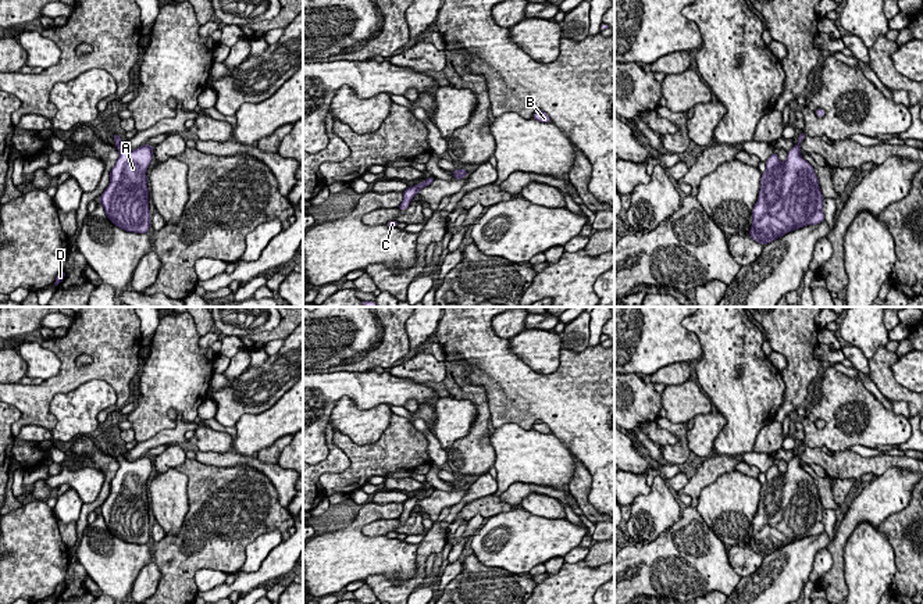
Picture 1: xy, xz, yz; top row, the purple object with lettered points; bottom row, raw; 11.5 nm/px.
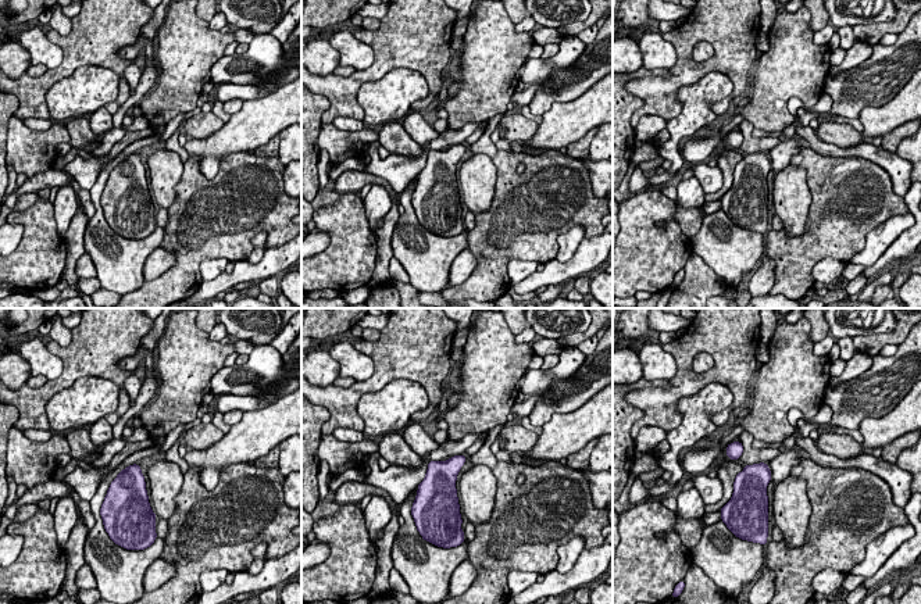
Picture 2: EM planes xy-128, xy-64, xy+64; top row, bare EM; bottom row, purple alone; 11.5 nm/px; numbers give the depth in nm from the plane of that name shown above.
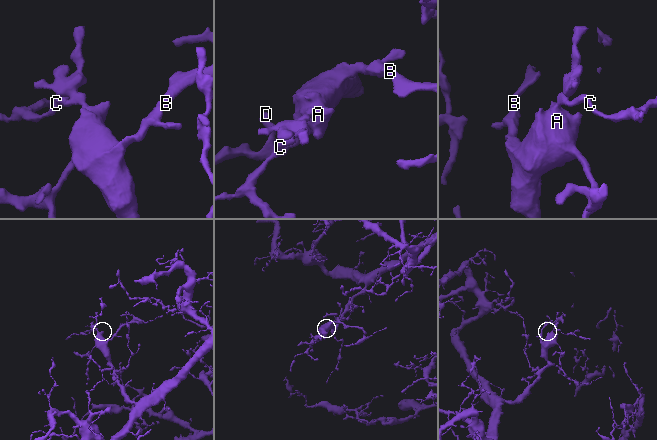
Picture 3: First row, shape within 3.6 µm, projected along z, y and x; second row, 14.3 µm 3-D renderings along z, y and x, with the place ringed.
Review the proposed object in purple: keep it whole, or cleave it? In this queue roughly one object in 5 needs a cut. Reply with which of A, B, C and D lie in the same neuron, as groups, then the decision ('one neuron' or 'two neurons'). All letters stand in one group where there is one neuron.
A B C D | one neuron

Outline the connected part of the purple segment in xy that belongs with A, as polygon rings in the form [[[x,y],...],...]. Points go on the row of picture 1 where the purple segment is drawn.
[[[117,133],[113,139],[120,157],[99,200],[113,225],[126,232],[147,233],[152,222],[146,172],[153,158],[153,146],[128,150]]]

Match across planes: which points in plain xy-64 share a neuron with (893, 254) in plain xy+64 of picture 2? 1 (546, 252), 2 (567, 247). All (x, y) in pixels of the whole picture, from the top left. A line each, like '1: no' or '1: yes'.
1: no
2: no

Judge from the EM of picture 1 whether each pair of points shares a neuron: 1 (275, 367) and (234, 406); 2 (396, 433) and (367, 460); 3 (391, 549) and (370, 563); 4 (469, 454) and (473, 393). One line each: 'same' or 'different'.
1: same
2: same
3: same
4: same

